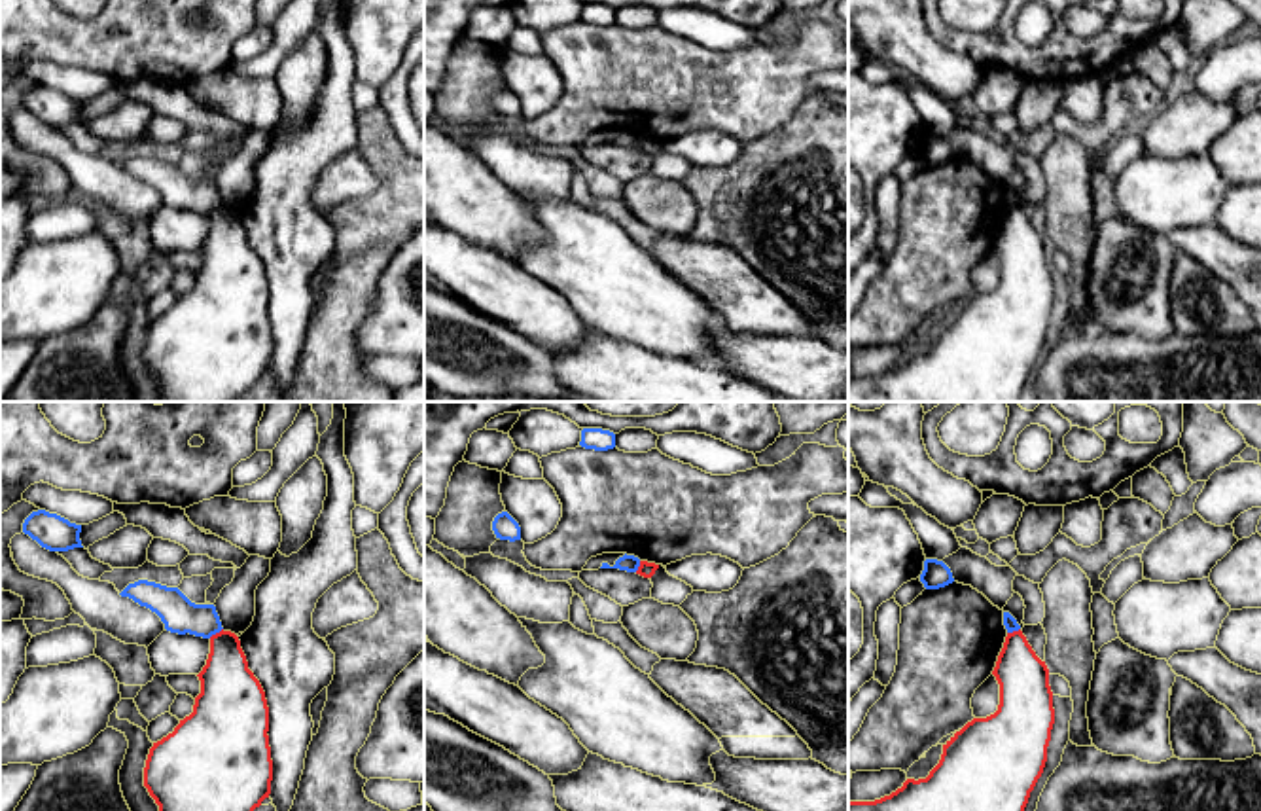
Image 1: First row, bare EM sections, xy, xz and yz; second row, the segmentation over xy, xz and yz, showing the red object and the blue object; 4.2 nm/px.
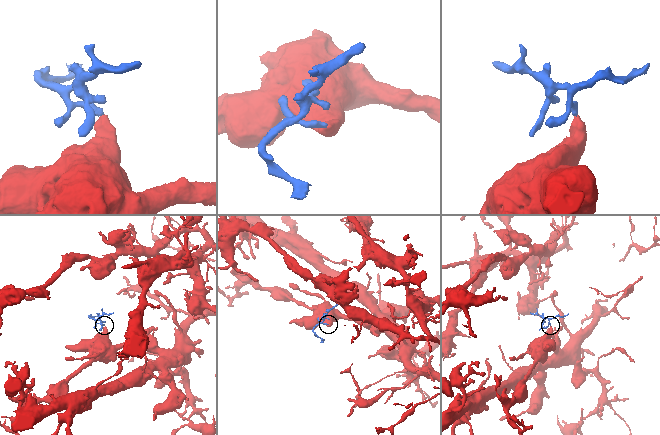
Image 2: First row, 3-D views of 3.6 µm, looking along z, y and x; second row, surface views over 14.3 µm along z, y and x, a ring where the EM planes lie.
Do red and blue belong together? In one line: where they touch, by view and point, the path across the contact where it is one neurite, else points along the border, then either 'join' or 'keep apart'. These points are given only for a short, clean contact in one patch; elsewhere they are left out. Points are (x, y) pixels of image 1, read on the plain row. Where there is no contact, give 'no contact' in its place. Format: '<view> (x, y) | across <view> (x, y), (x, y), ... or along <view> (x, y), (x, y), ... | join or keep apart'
xy (216, 209) | along xy (222, 203), (209, 213) | keep apart

